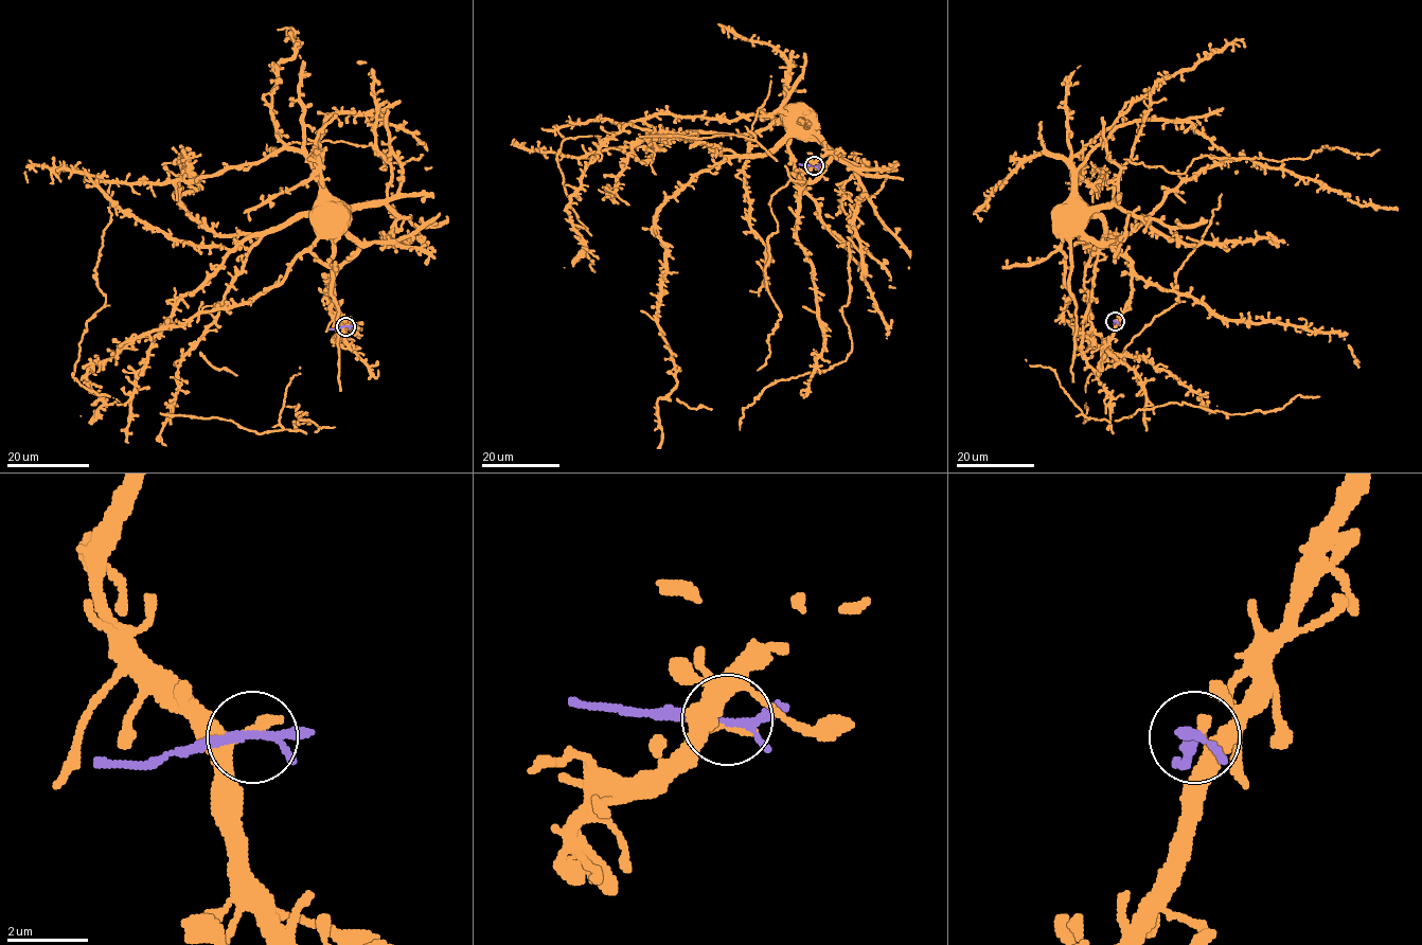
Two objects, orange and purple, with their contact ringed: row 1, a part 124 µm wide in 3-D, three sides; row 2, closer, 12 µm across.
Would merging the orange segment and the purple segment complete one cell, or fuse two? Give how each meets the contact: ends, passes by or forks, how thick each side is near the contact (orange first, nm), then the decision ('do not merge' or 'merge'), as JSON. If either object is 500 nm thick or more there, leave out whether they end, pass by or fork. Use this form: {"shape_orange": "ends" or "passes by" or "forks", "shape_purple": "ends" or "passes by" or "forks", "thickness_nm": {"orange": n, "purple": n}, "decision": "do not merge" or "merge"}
{"shape_orange": "passes by", "shape_purple": "forks", "thickness_nm": {"orange": 280, "purple": 160}, "decision": "do not merge"}

